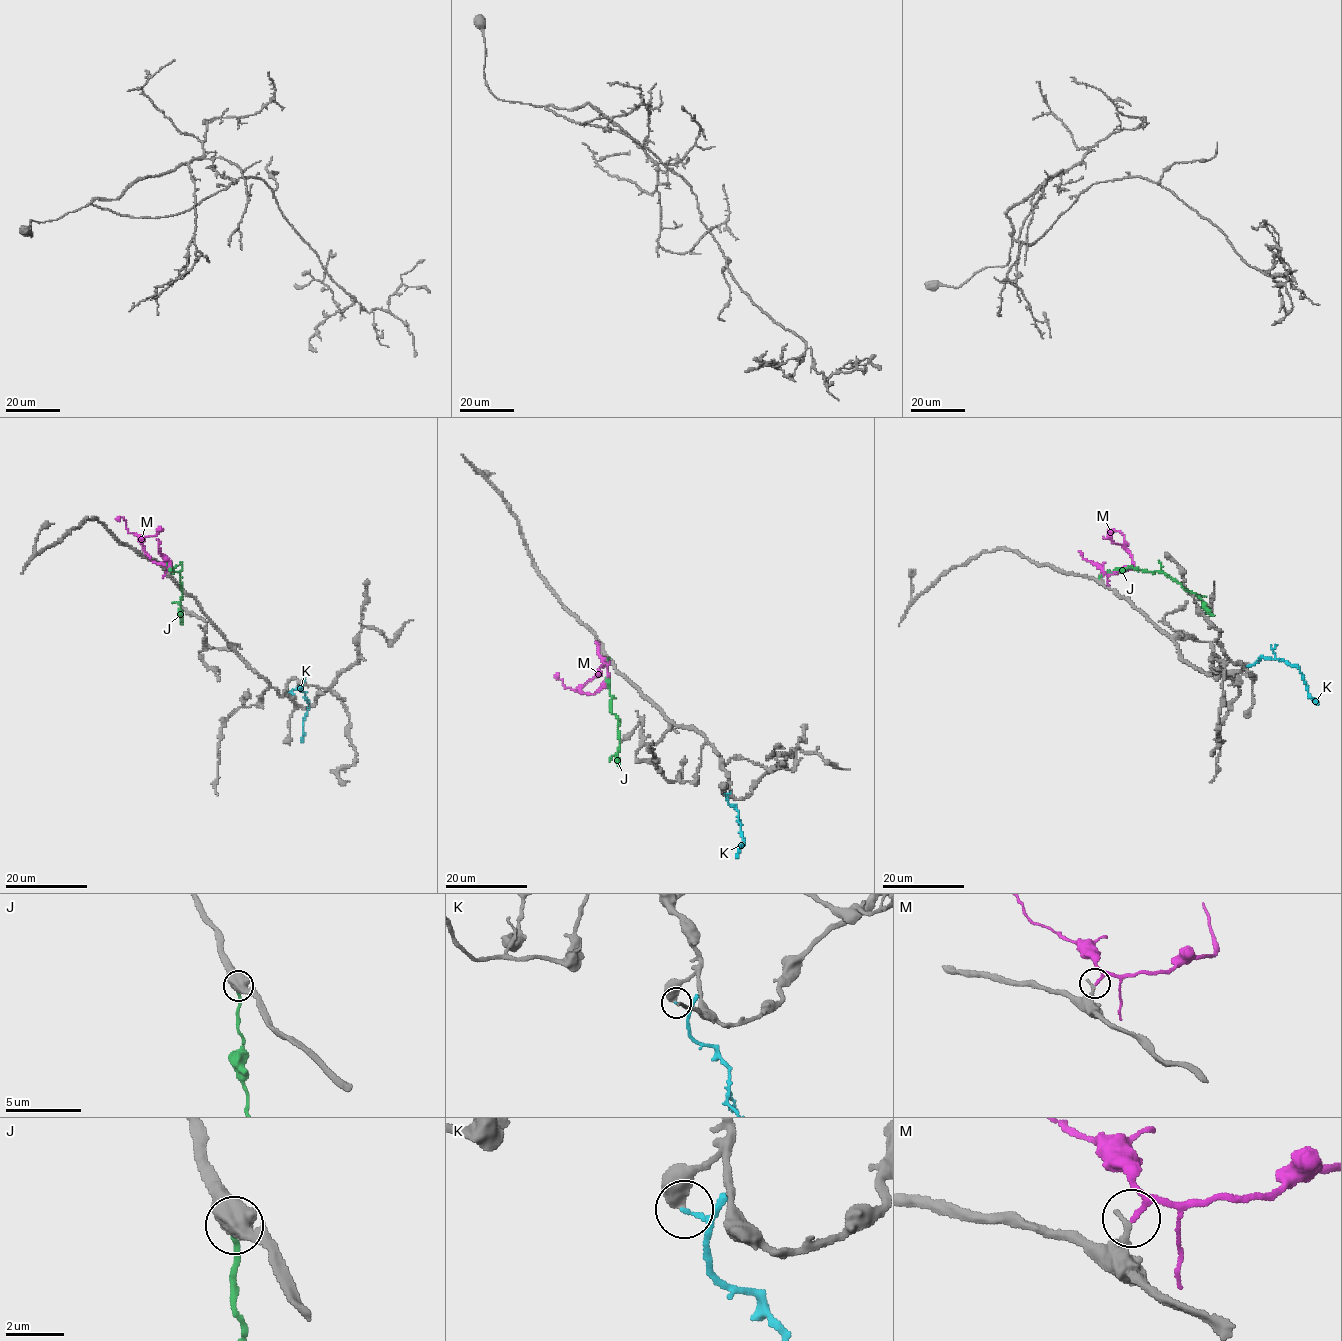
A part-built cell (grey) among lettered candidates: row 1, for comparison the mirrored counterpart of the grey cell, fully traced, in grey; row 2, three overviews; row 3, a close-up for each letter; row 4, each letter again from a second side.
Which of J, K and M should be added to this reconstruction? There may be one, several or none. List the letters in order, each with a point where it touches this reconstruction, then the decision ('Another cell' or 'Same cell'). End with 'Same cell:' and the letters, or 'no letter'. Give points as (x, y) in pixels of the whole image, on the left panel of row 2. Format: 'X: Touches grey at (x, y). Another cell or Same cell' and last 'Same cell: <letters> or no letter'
J: Touches grey at (169, 568). Another cell
K: Touches grey at (288, 691). Another cell
M: Touches grey at (168, 568). Same cell
Same cell: M

